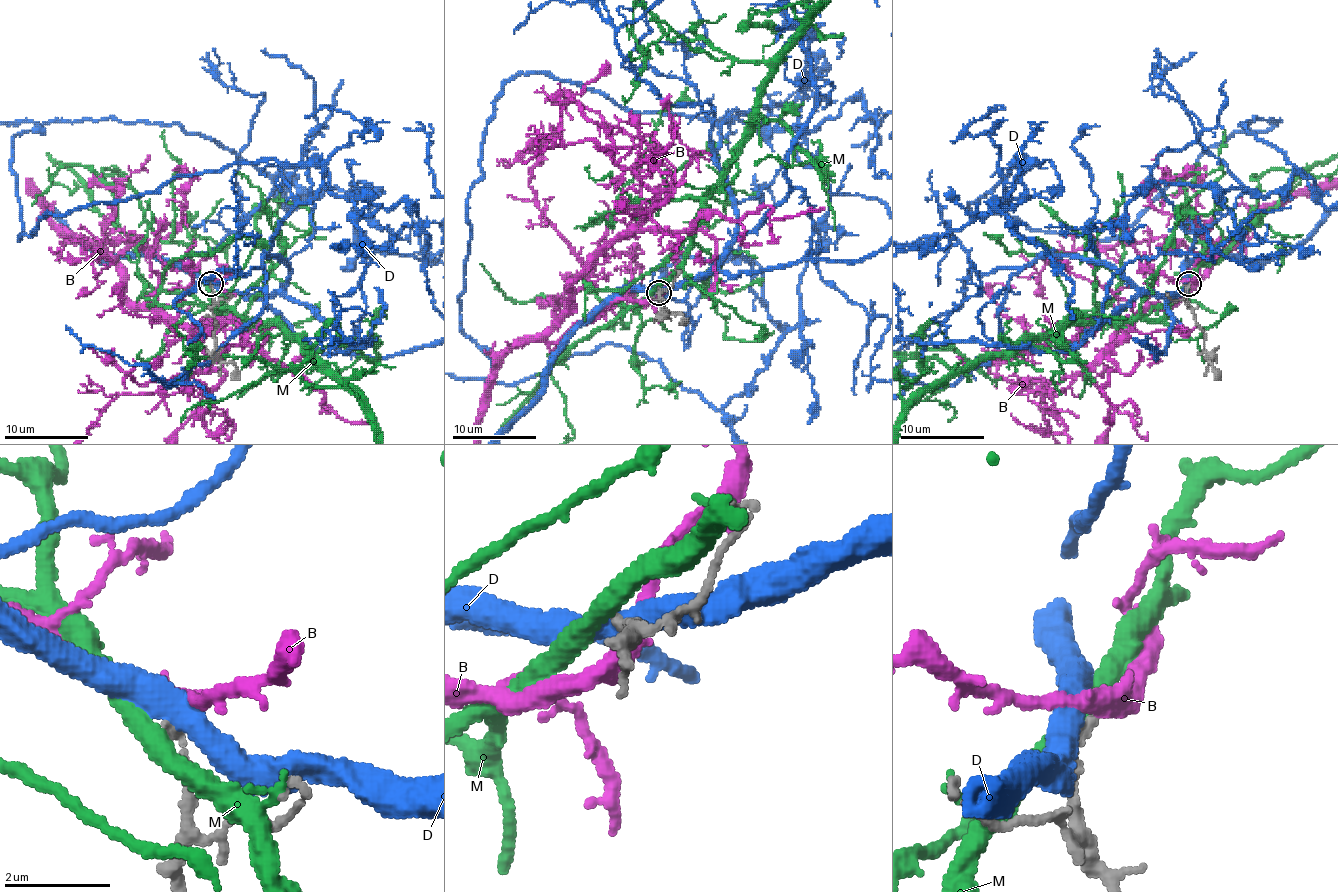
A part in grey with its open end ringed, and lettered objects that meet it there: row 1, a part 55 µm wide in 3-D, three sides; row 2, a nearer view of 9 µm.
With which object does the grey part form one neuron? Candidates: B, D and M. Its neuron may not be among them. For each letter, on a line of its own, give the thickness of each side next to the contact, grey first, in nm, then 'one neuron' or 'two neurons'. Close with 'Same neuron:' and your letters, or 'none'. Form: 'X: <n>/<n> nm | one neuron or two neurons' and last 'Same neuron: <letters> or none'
B: 200/380 nm | one neuron
D: 240/480 nm | two neurons
M: 220/400 nm | two neurons
Same neuron: B

